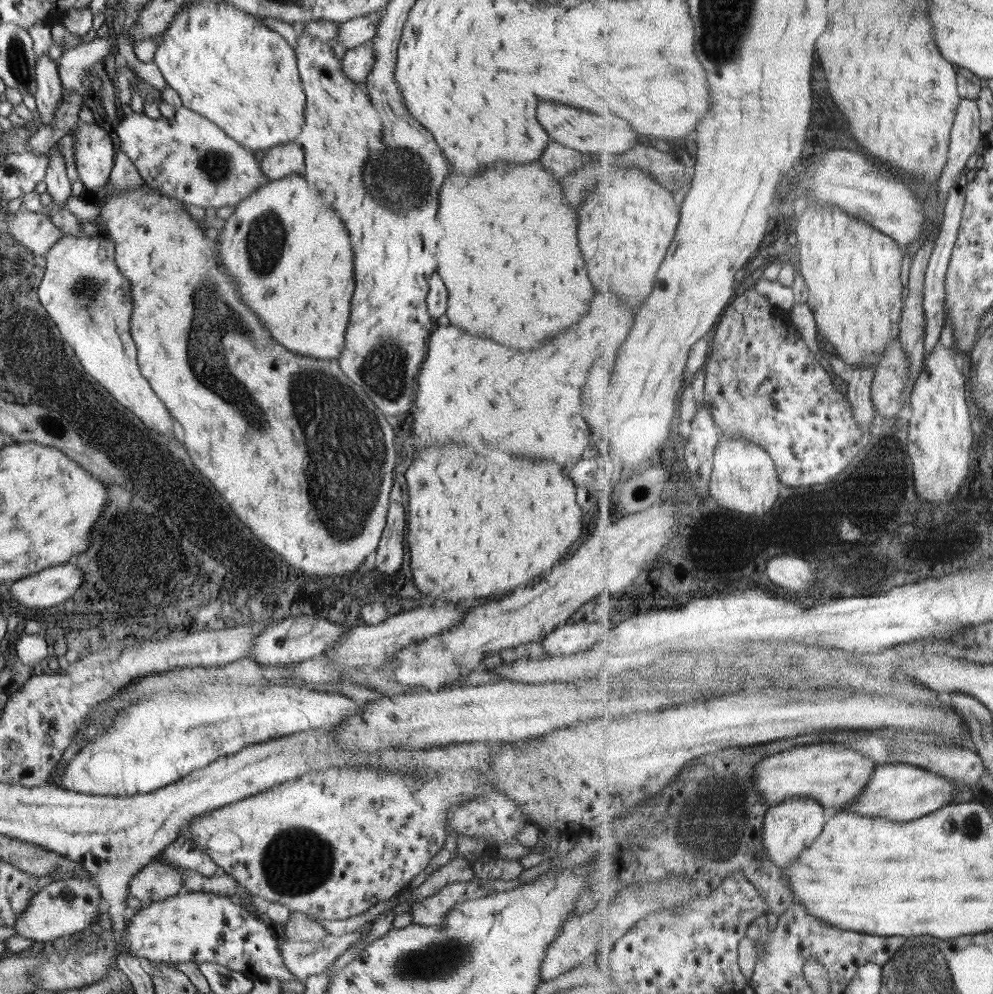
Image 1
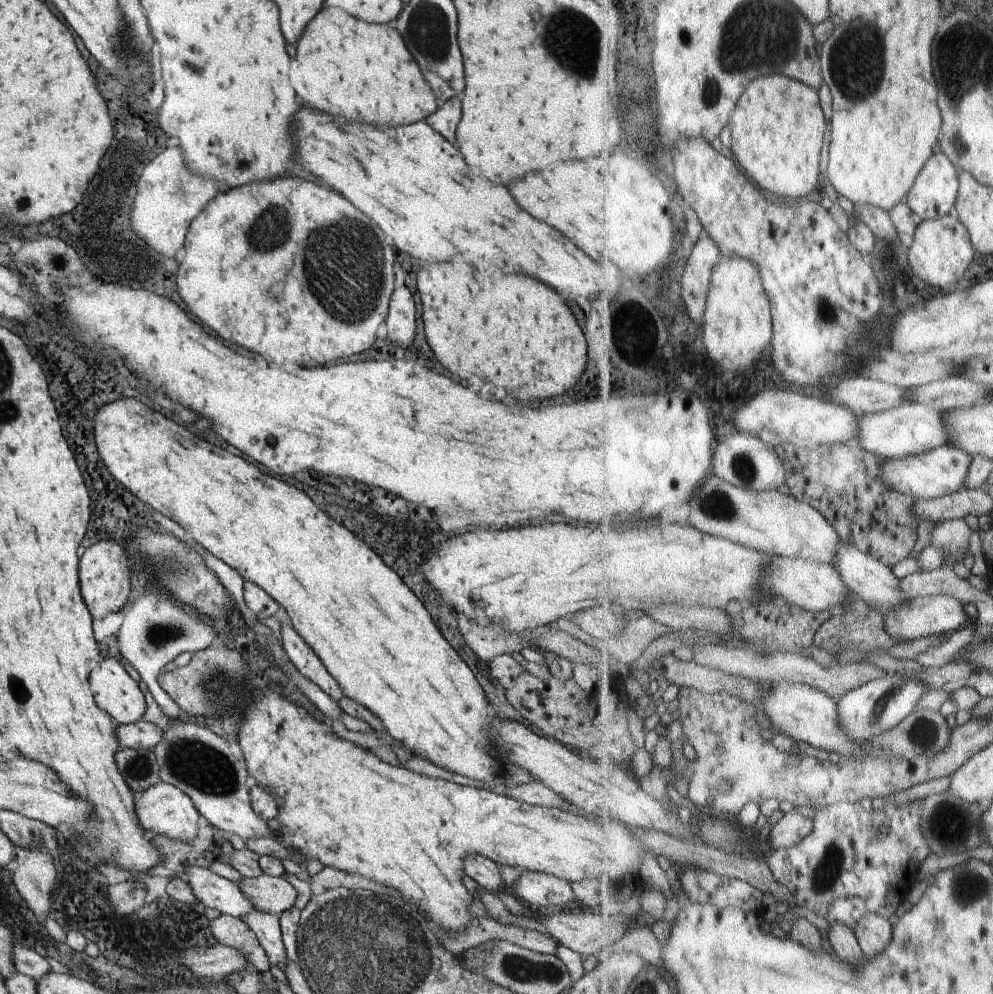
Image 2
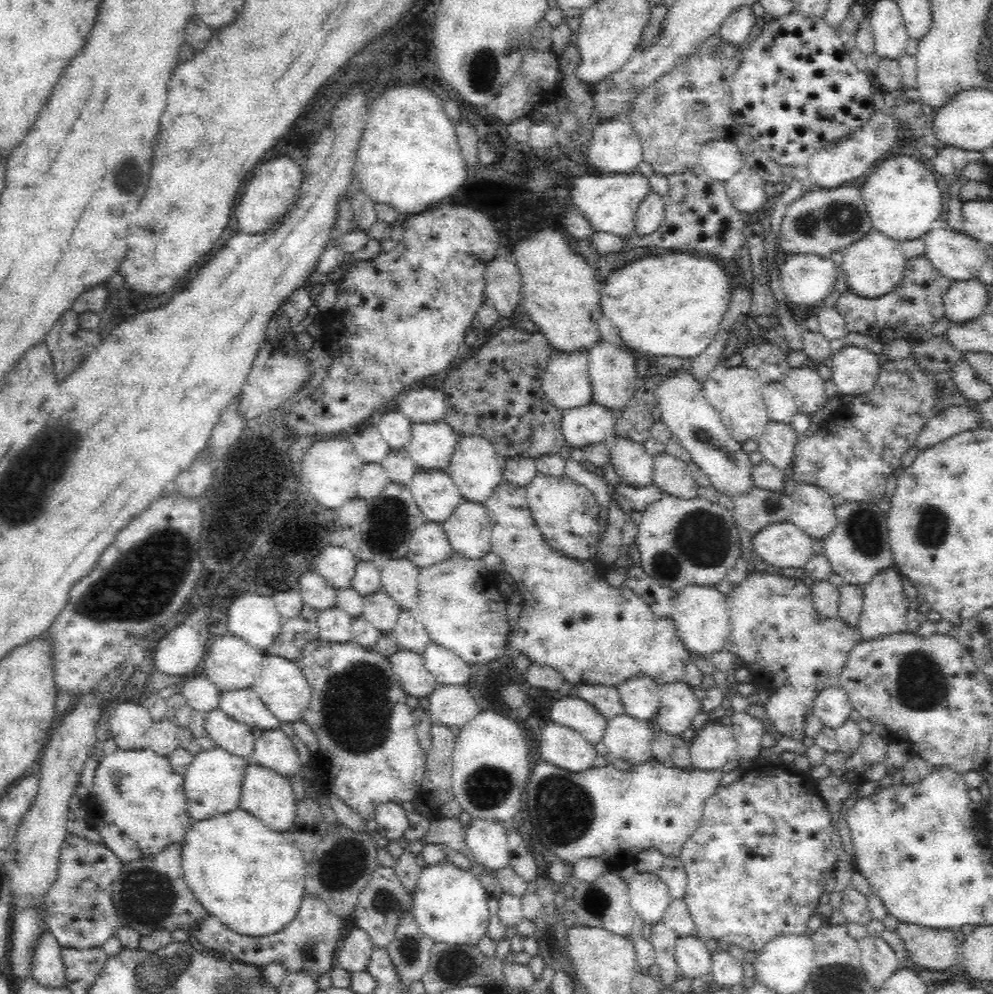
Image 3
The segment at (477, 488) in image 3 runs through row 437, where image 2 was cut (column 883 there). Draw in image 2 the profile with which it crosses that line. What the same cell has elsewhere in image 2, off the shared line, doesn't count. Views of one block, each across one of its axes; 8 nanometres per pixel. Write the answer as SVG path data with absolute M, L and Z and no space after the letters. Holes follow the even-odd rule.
M942 445L934 450L912 454L908 458L890 458L882 466L882 478L890 490L897 490L918 499L940 498L956 491L962 491L966 486L970 468L975 456L956 446Z

